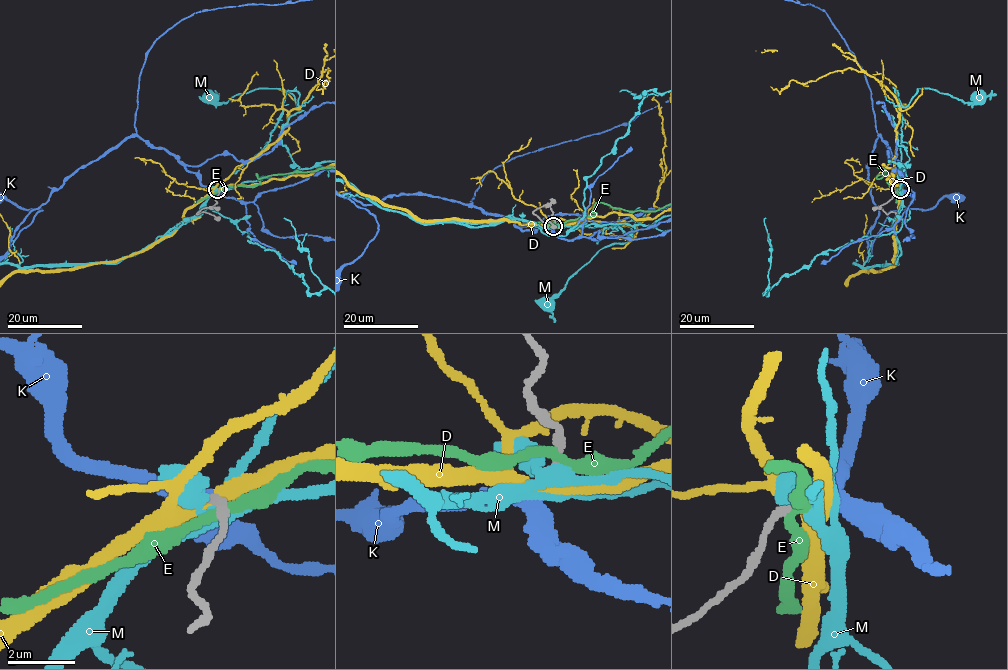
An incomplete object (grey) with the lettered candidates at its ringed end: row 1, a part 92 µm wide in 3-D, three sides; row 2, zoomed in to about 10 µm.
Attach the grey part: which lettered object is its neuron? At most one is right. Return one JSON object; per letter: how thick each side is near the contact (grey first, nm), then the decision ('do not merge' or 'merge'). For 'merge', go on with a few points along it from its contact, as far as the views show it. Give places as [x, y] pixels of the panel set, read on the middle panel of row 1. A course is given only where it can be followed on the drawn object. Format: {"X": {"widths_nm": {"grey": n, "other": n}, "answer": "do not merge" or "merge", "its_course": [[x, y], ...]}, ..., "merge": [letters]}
{"D": {"widths_nm": {"grey": 220, "other": 440}, "answer": "do not merge"}, "E": {"widths_nm": {"grey": 320, "other": 320}, "answer": "do not merge"}, "K": {"widths_nm": {"grey": 220, "other": 240}, "answer": "merge", "its_course": [[553, 226], [521, 230], [508, 217], [437, 197], [365, 204], [345, 193], [374, 216], [377, 233]]}, "M": {"widths_nm": {"grey": 260, "other": 340}, "answer": "do not merge"}, "merge": ["K"]}

